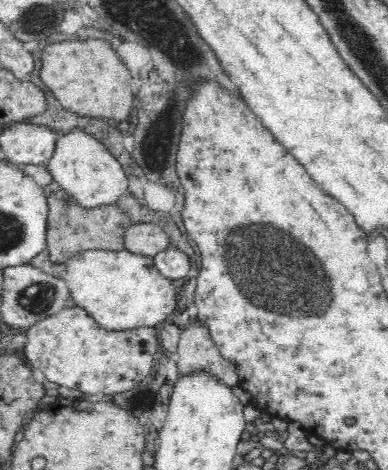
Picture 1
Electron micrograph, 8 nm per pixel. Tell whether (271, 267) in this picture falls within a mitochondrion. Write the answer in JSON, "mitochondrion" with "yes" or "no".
{"mitochondrion":"yes"}

